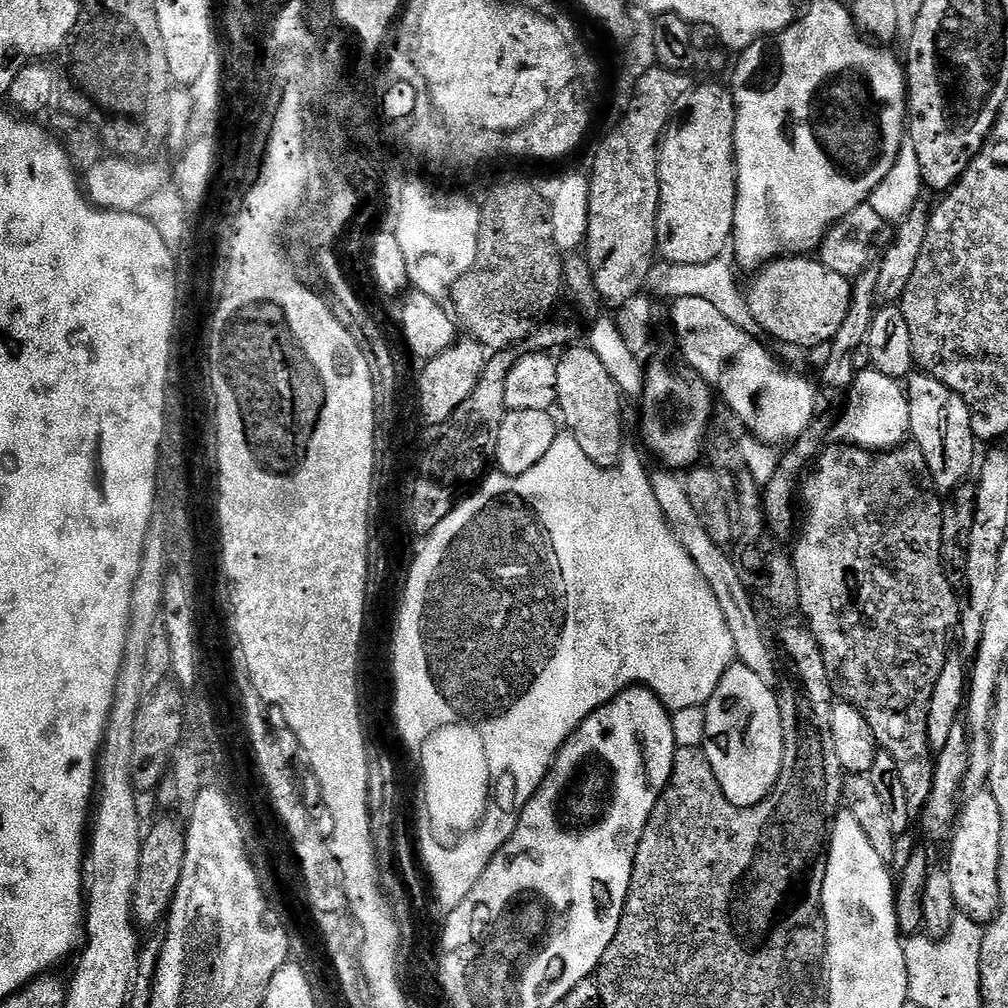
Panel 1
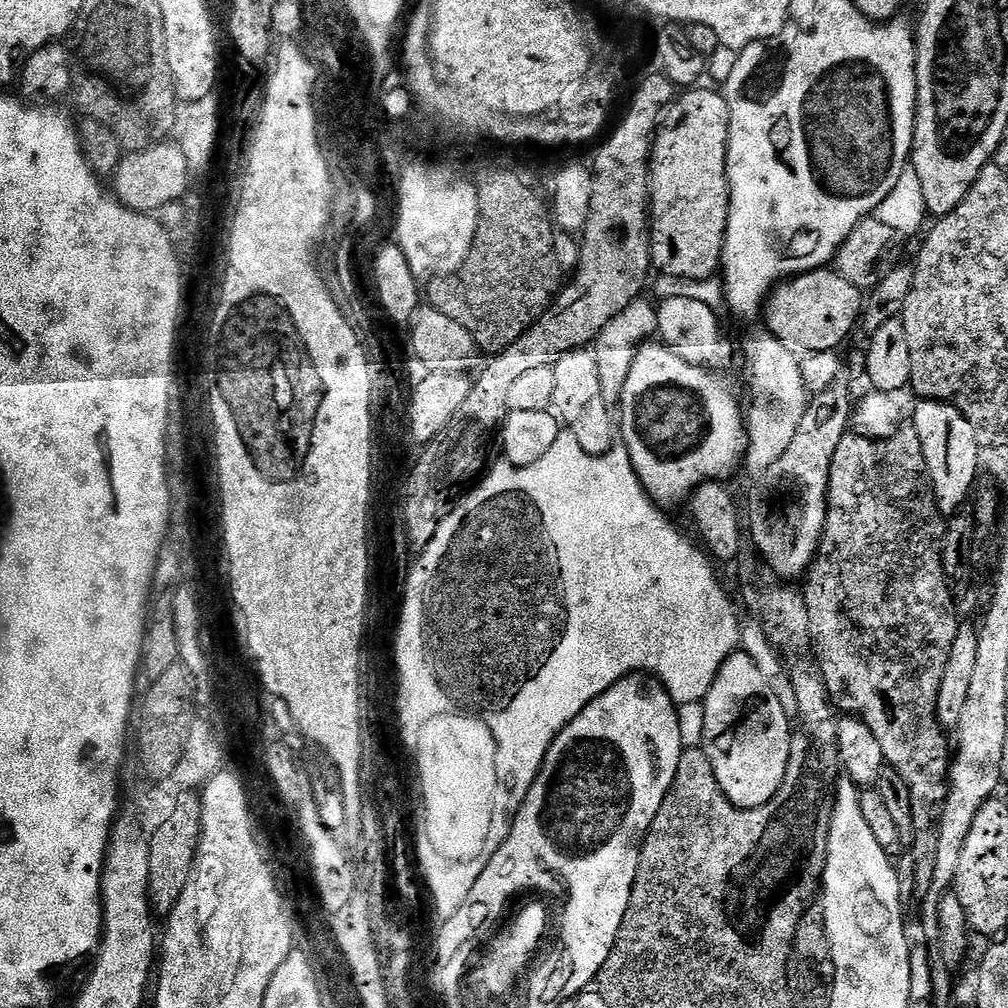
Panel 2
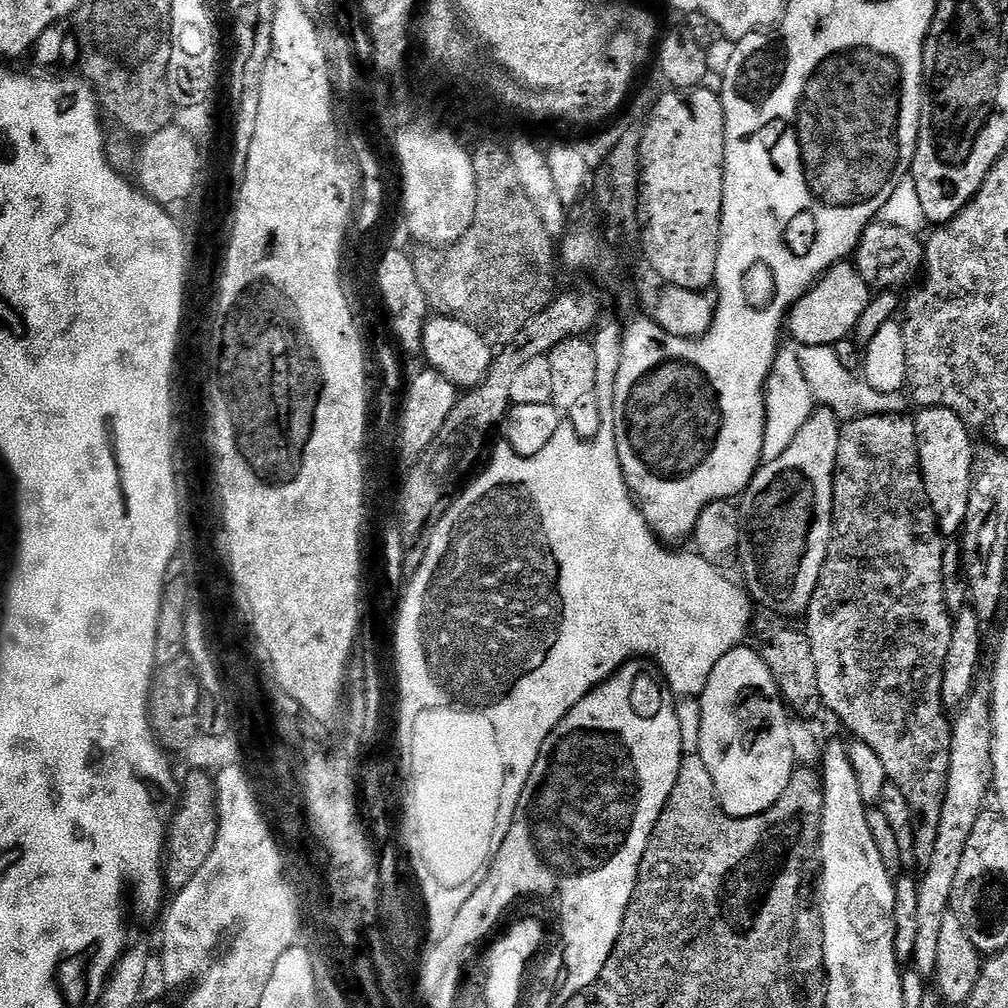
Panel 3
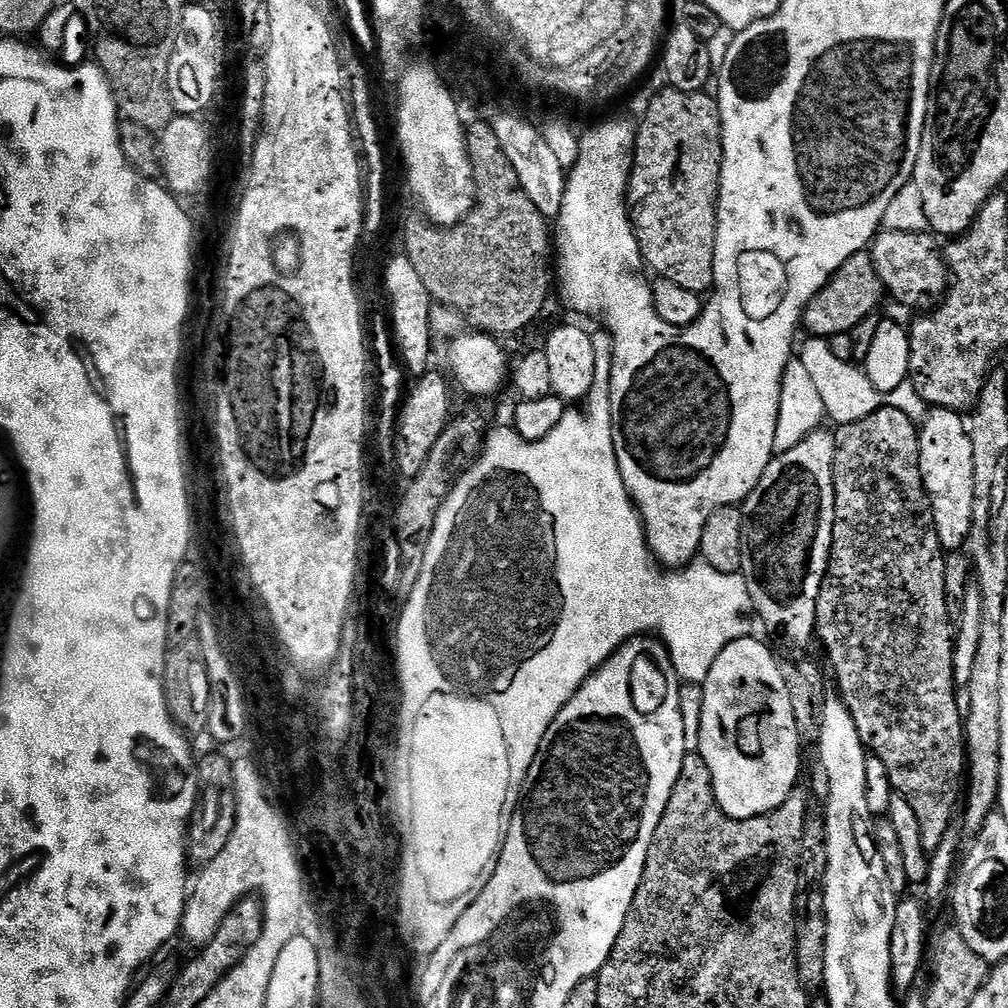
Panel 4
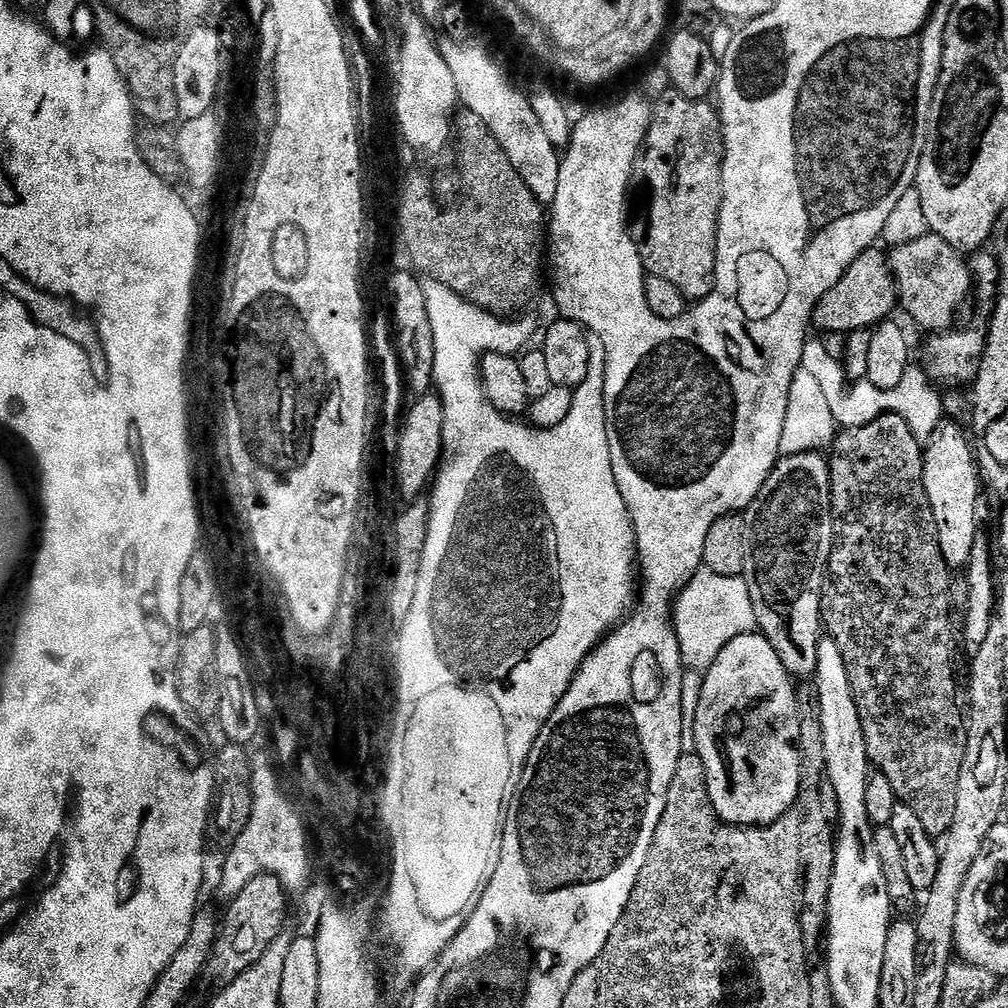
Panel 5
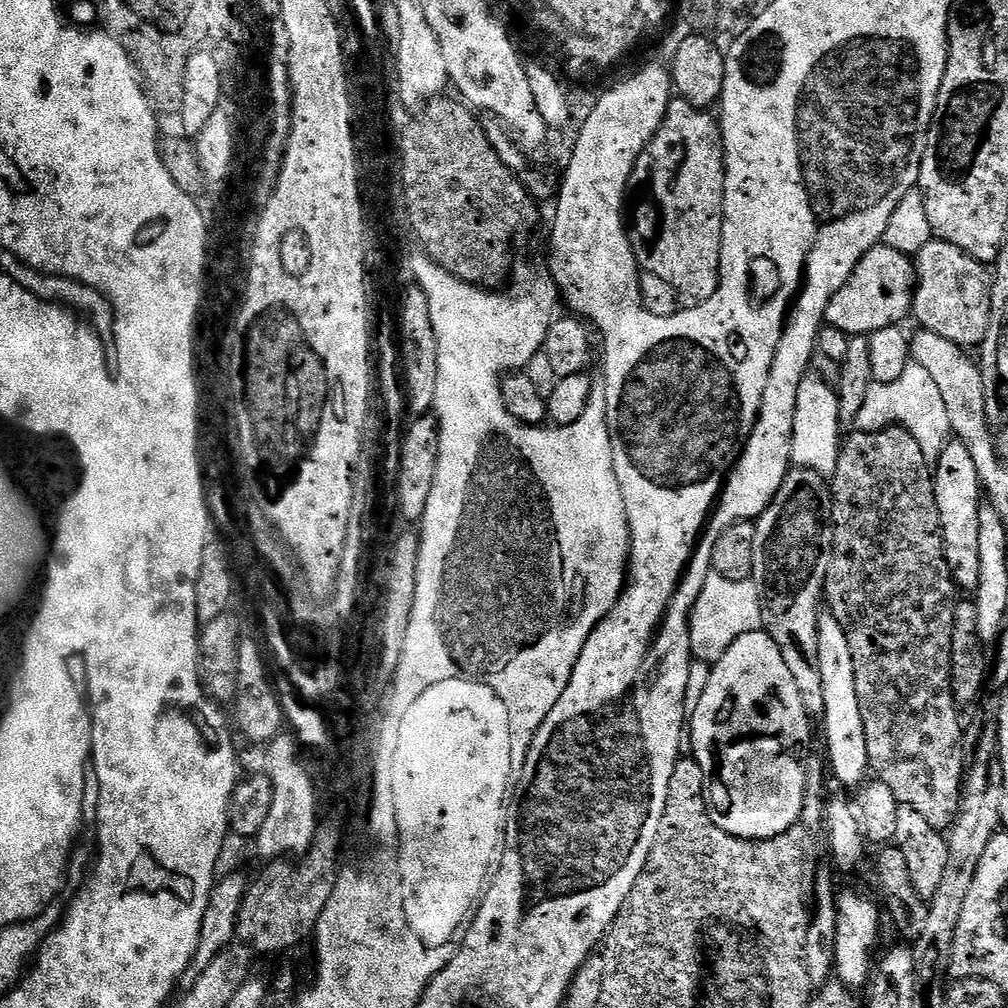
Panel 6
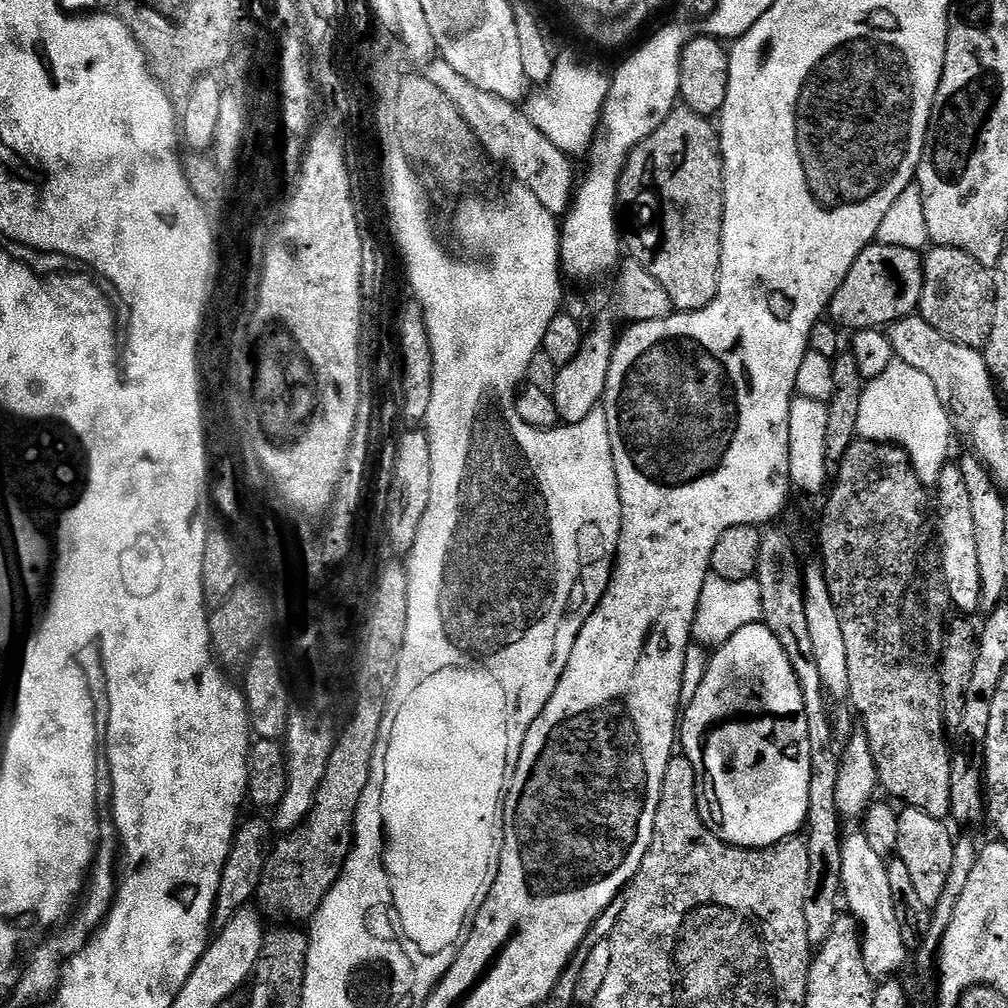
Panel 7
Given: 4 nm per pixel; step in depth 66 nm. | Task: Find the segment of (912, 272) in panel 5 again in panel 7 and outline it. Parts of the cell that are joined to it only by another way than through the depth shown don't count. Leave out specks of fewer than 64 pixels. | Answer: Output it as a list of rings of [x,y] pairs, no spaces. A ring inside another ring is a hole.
[[[933,247],[924,256],[924,289],[918,314],[934,330],[960,344],[983,349],[994,326],[996,277],[970,254],[953,248]]]

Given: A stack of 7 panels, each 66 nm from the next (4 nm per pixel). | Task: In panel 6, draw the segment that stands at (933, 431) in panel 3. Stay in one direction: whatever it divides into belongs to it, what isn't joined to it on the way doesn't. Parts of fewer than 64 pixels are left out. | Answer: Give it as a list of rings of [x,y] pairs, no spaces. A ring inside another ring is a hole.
[[[953,439],[945,444],[940,456],[934,461],[934,479],[931,485],[940,515],[940,537],[944,543],[948,573],[956,581],[957,589],[975,589],[980,573],[978,514],[982,507],[982,489],[978,478],[978,466],[974,466],[974,458],[970,458],[970,450],[966,450],[962,441]]]

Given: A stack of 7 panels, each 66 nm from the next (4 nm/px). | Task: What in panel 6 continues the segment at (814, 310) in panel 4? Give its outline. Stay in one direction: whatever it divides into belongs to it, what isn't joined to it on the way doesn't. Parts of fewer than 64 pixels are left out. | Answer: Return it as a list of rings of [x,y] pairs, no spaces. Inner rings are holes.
[[[883,242],[875,244],[854,266],[850,278],[830,298],[826,306],[824,324],[837,327],[851,338],[869,337],[883,328],[897,327],[900,320],[909,319],[912,310],[912,294],[916,290],[916,265],[907,252],[899,252]]]

